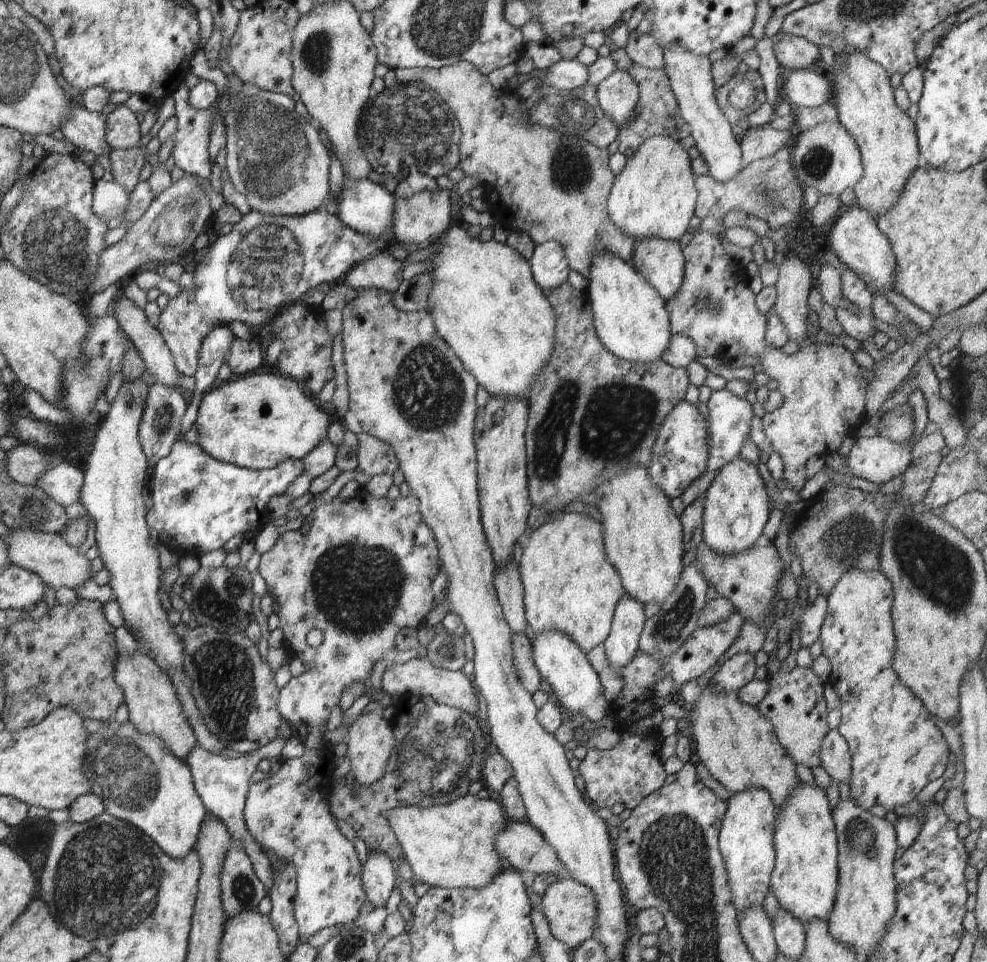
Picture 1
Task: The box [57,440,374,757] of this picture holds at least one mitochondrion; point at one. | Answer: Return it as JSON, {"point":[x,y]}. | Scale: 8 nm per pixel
{"point":[221,672]}

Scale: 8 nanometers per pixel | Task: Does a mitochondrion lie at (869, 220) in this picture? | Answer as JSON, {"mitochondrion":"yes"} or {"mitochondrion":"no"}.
{"mitochondrion":"no"}

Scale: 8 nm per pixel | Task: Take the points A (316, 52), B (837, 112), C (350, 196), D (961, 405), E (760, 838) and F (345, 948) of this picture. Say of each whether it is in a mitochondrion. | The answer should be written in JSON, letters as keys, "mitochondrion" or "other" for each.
{"A":"mitochondrion","B":"other","C":"other","D":"other","E":"other","F":"mitochondrion"}

